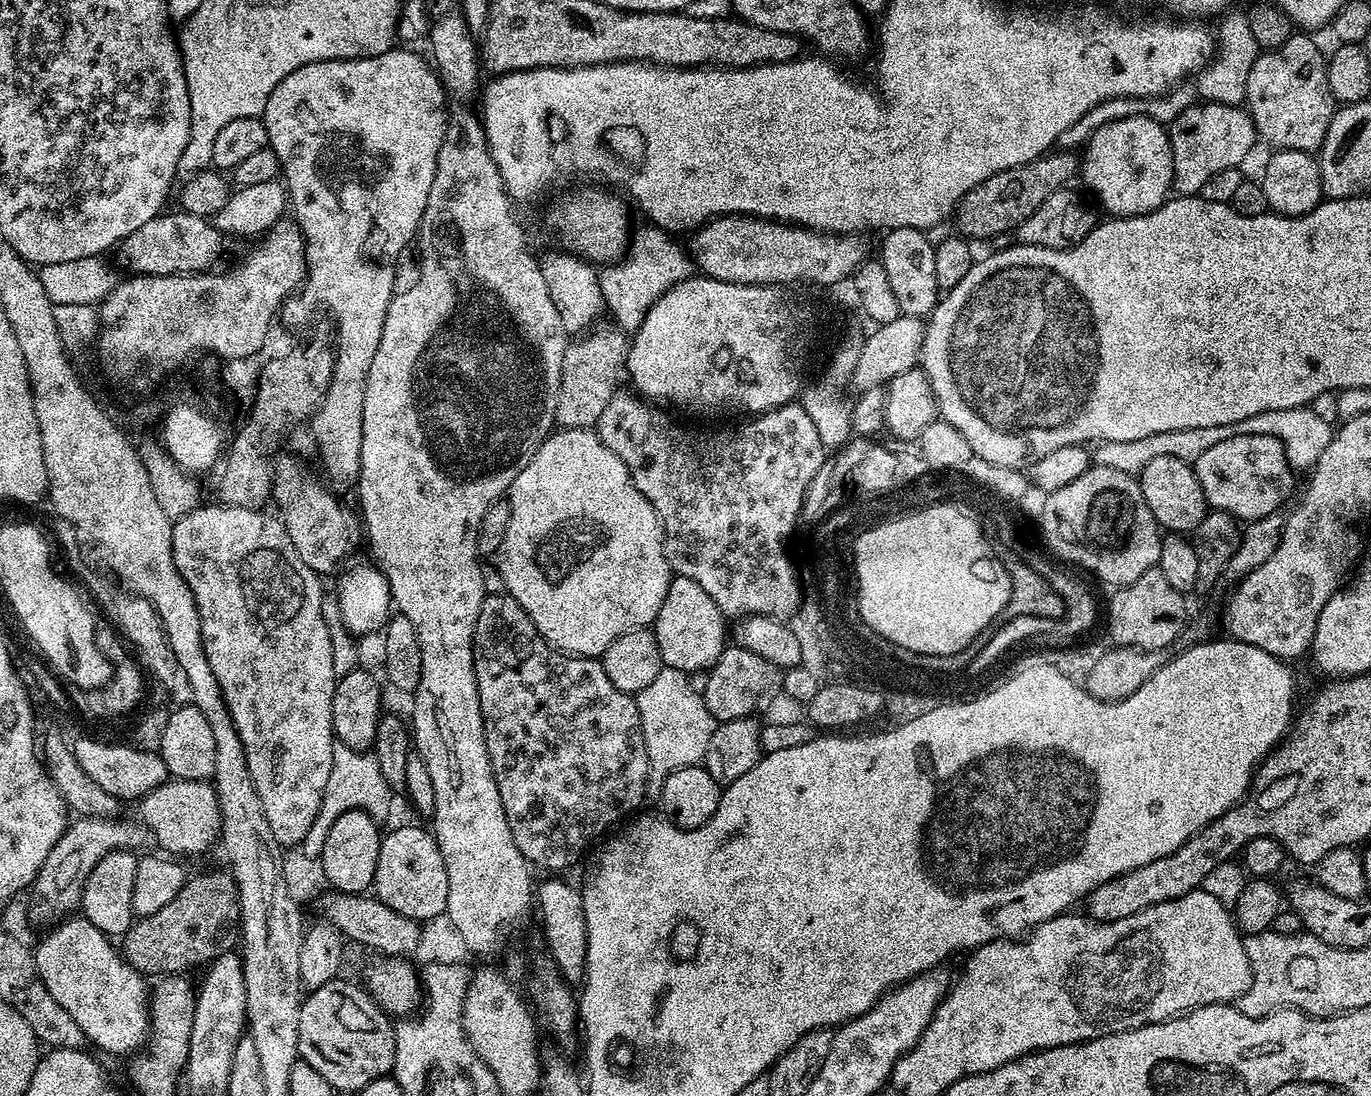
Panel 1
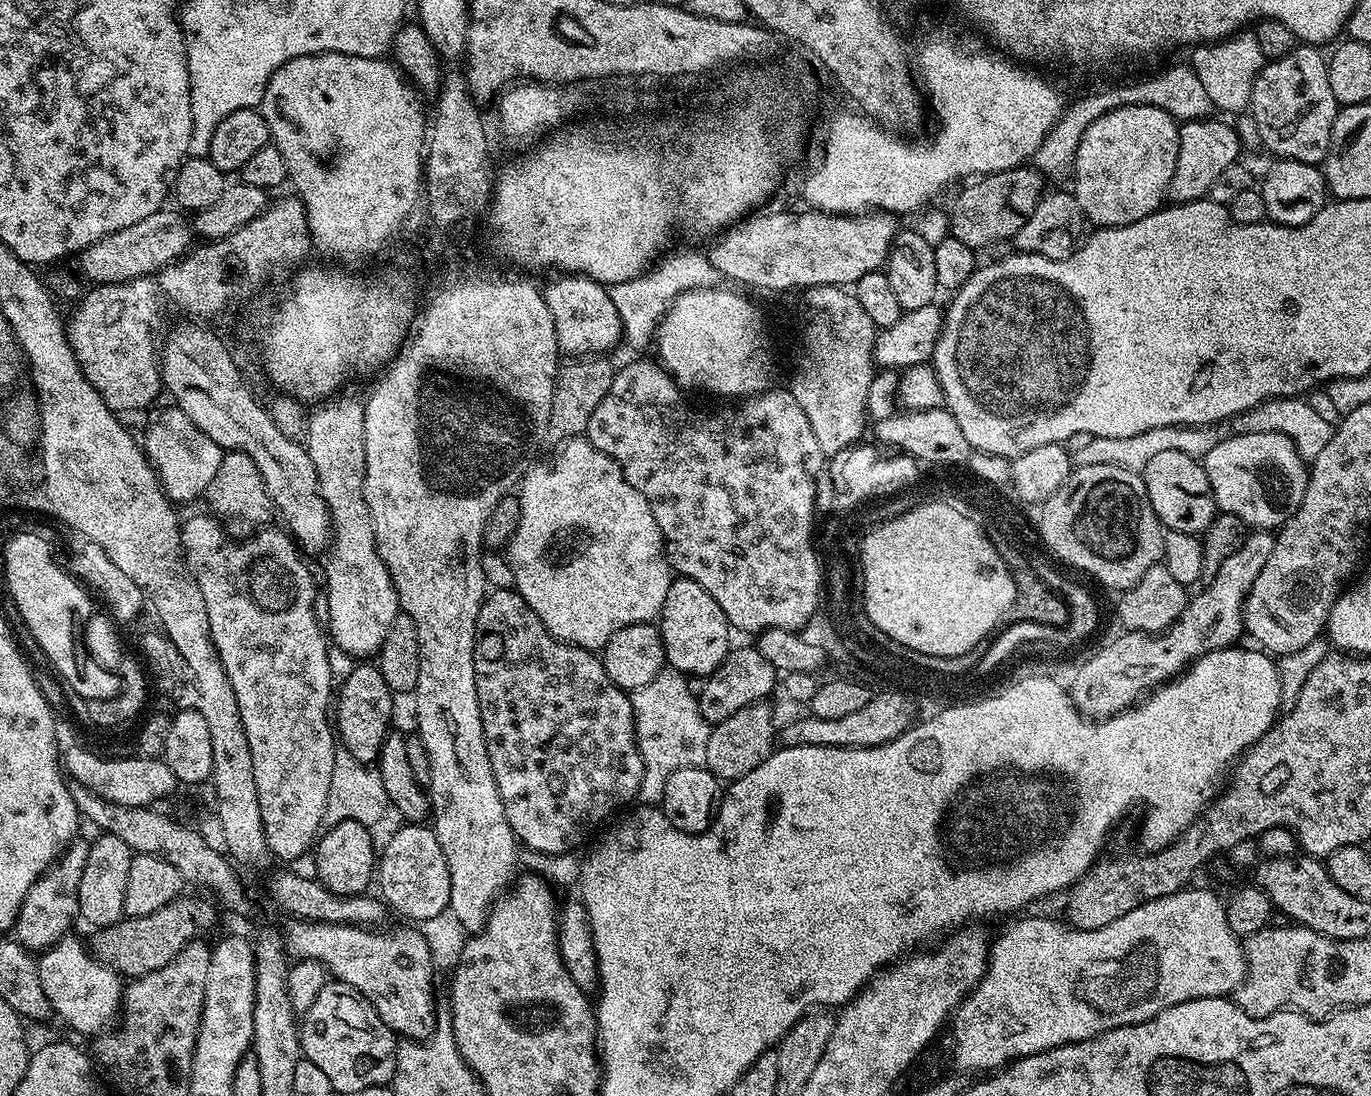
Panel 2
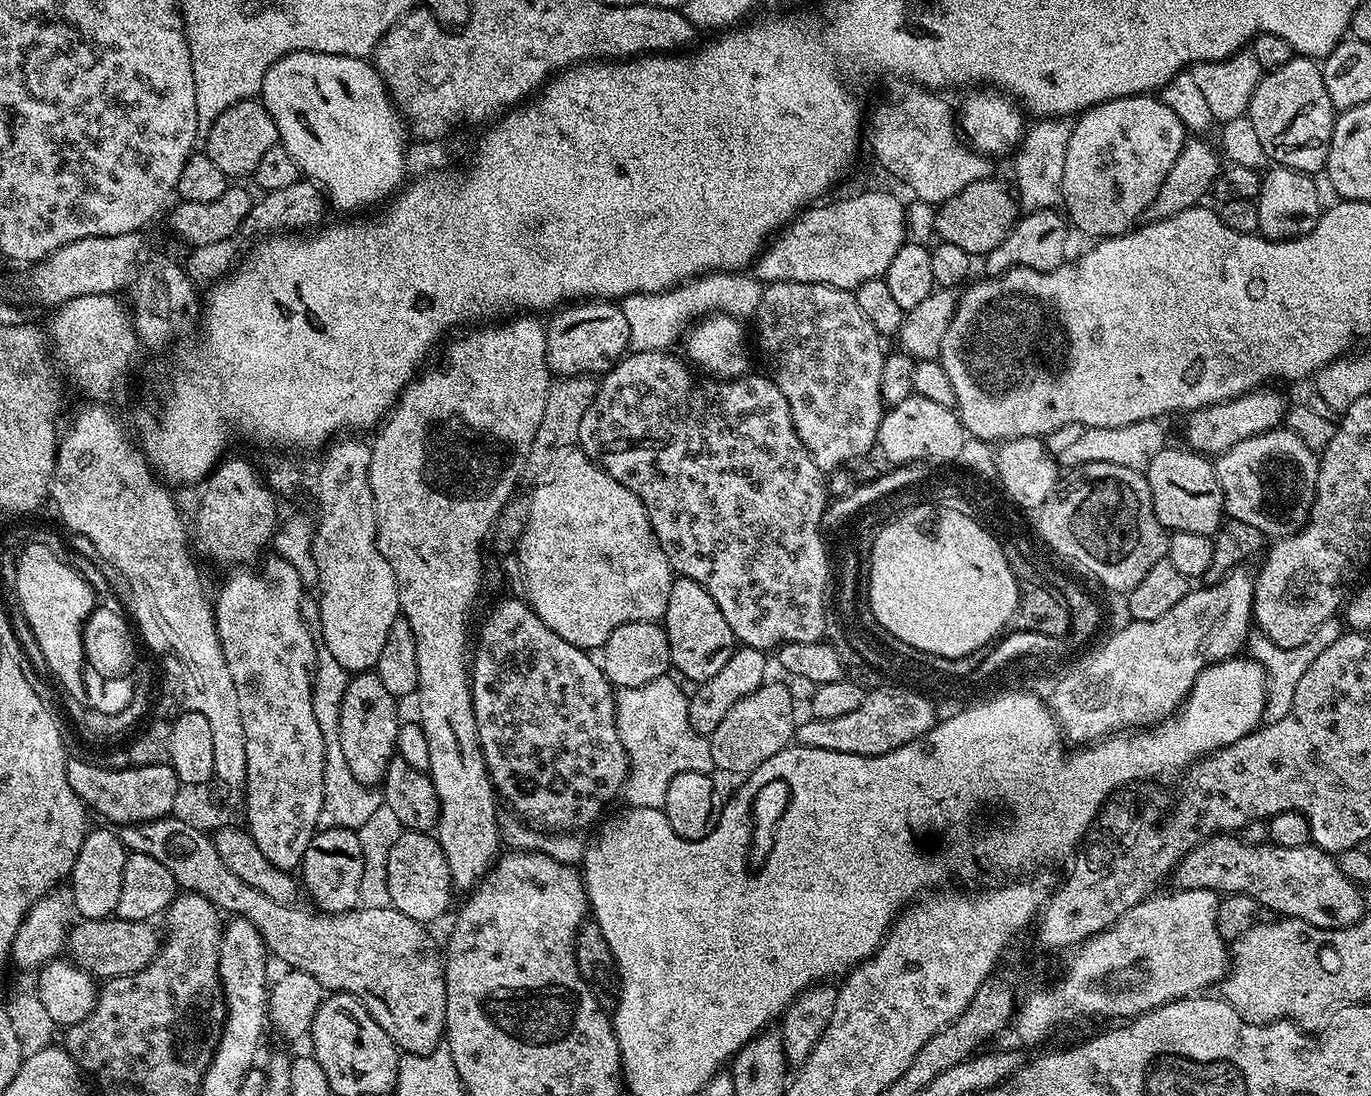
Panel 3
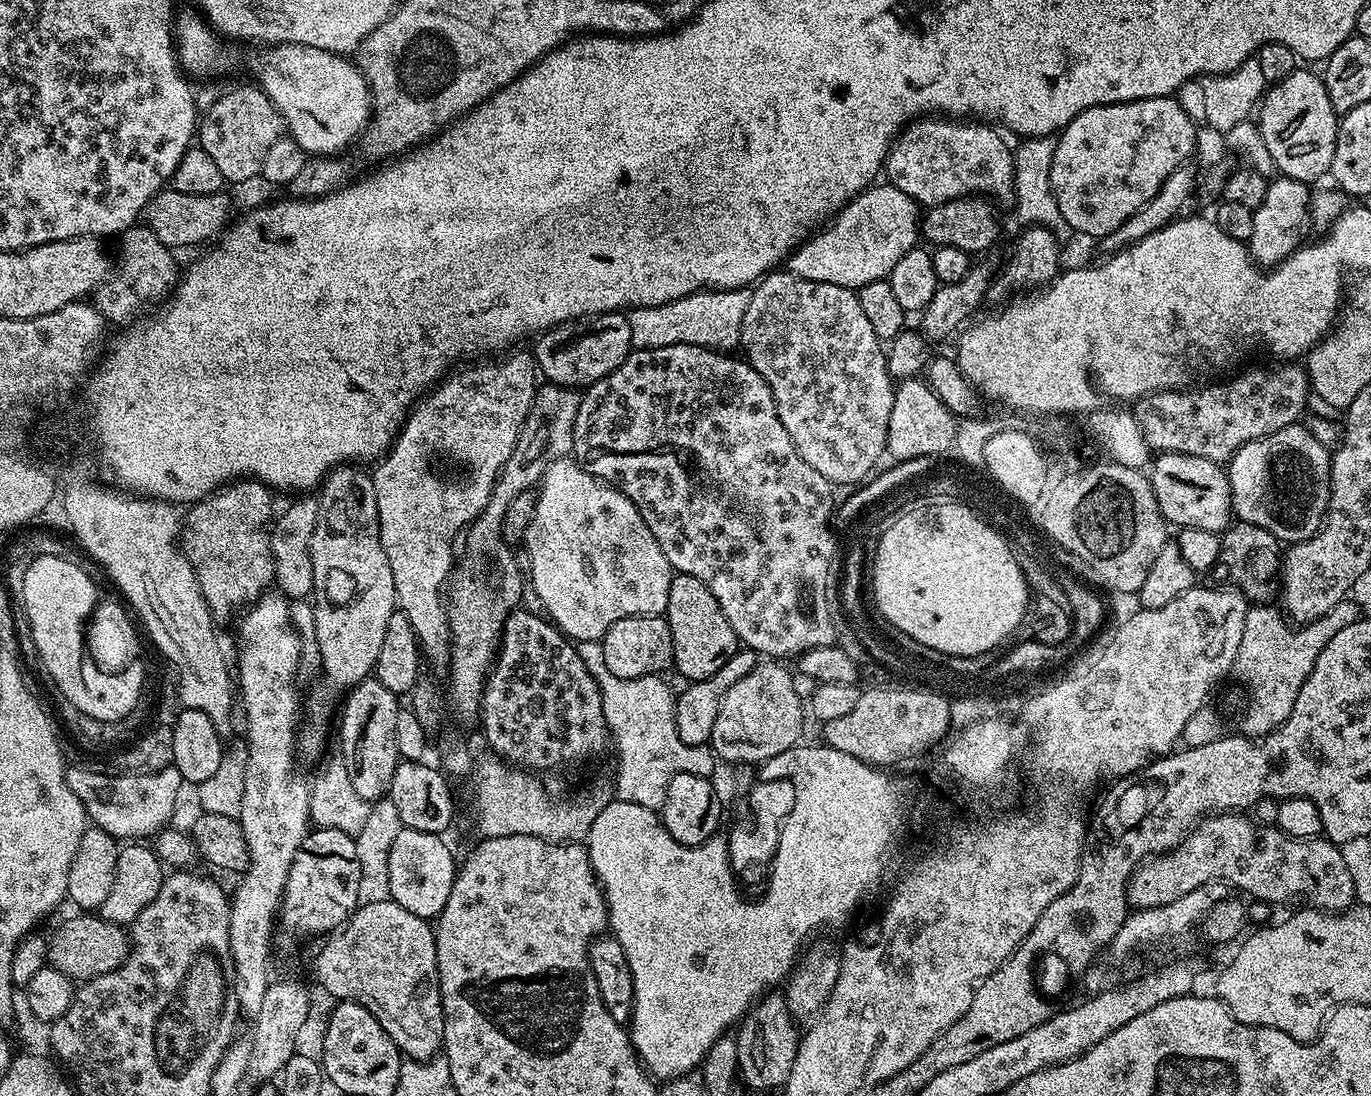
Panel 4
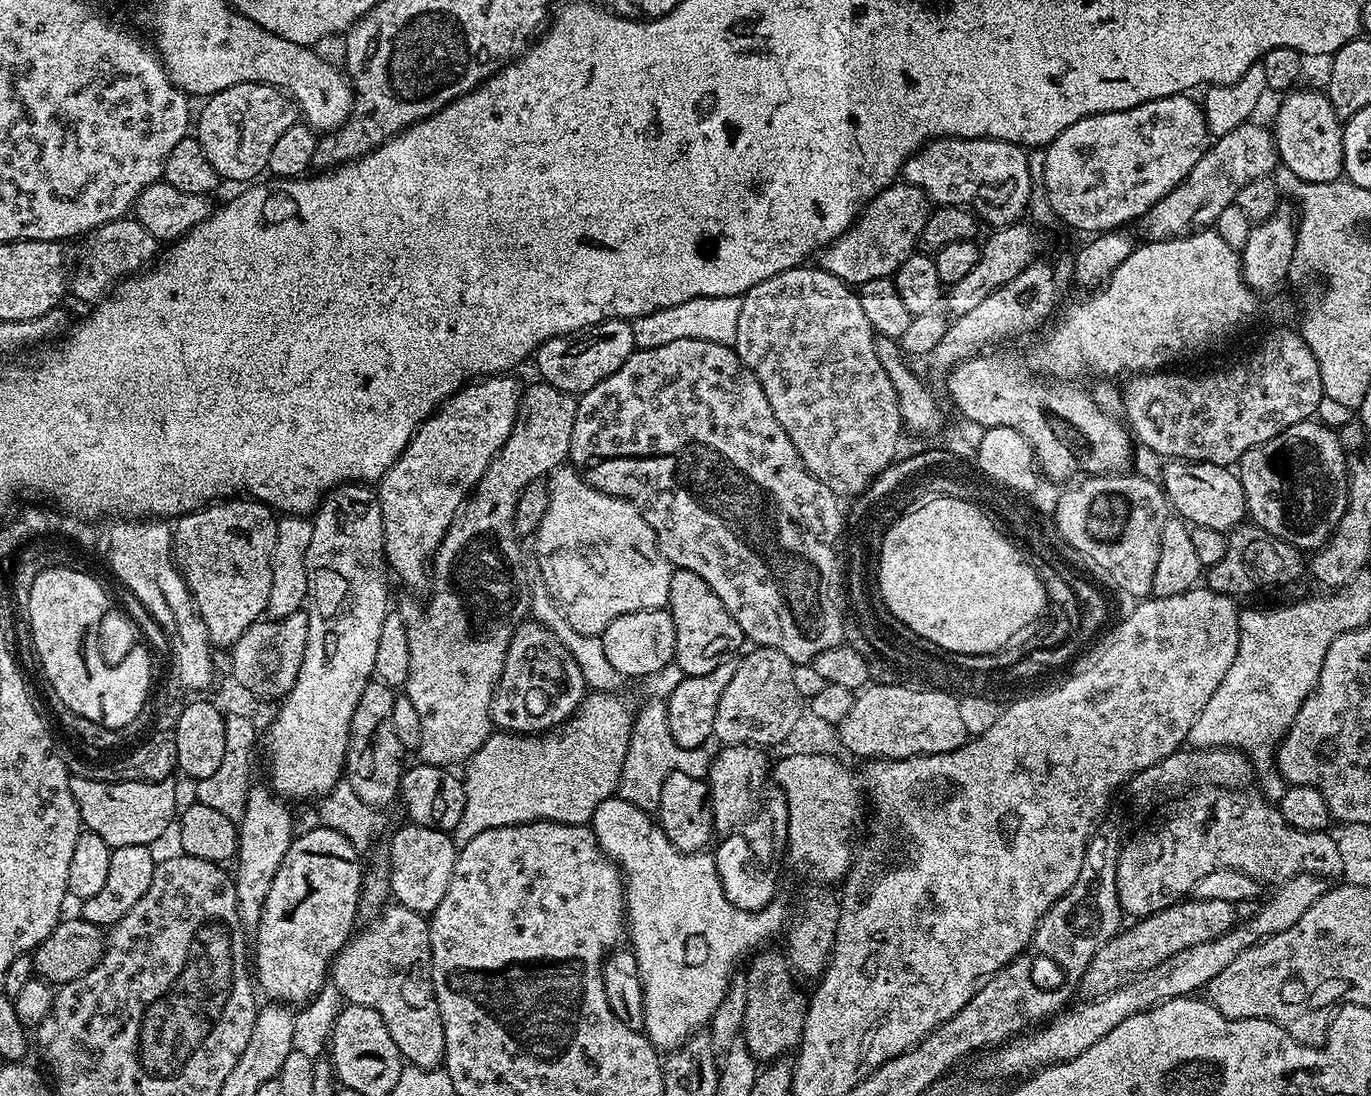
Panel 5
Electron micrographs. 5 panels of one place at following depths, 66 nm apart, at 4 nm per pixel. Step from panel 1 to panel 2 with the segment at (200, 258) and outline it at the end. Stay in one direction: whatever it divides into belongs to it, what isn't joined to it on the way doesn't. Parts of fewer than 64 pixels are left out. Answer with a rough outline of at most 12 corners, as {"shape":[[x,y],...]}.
{"shape":[[161,210],[78,254],[92,286],[125,284],[187,256],[193,225]]}

